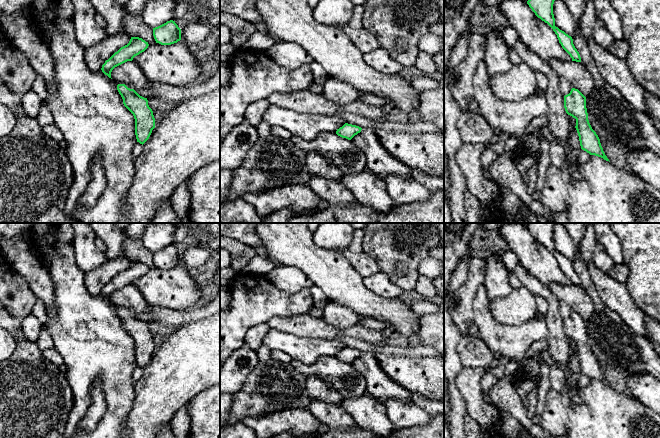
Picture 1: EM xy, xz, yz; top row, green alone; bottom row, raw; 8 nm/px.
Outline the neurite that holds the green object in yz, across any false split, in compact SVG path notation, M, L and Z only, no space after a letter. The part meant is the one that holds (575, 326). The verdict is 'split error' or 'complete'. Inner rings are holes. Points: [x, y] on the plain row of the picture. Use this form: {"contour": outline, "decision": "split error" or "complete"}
{"contour": "M575 312L564 320L564 332L568 339L576 343L576 354L579 360L581 373L609 385L605 379L596 356L592 353L586 332L586 321Z", "decision": "complete"}

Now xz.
{"contour": "M345 347L342 351L337 353L336 358L342 362L351 364L355 359L360 357L362 354L361 351Z", "decision": "complete"}

